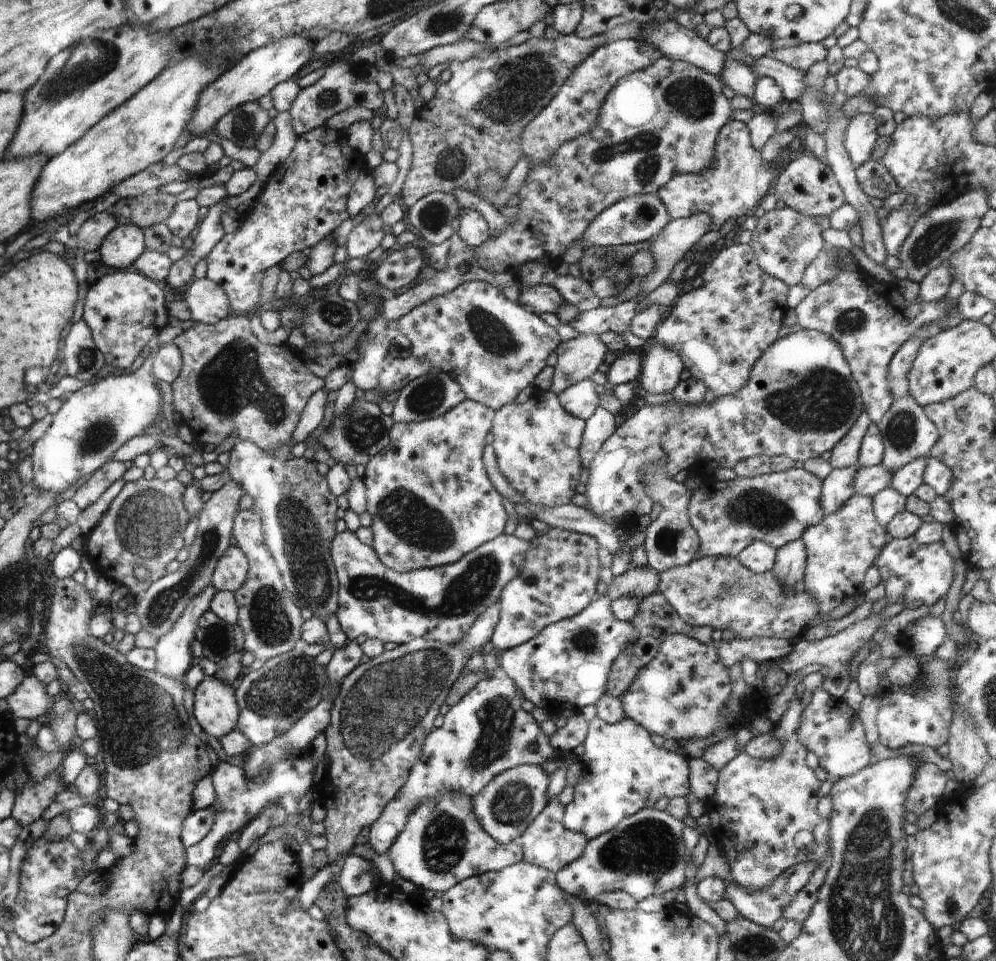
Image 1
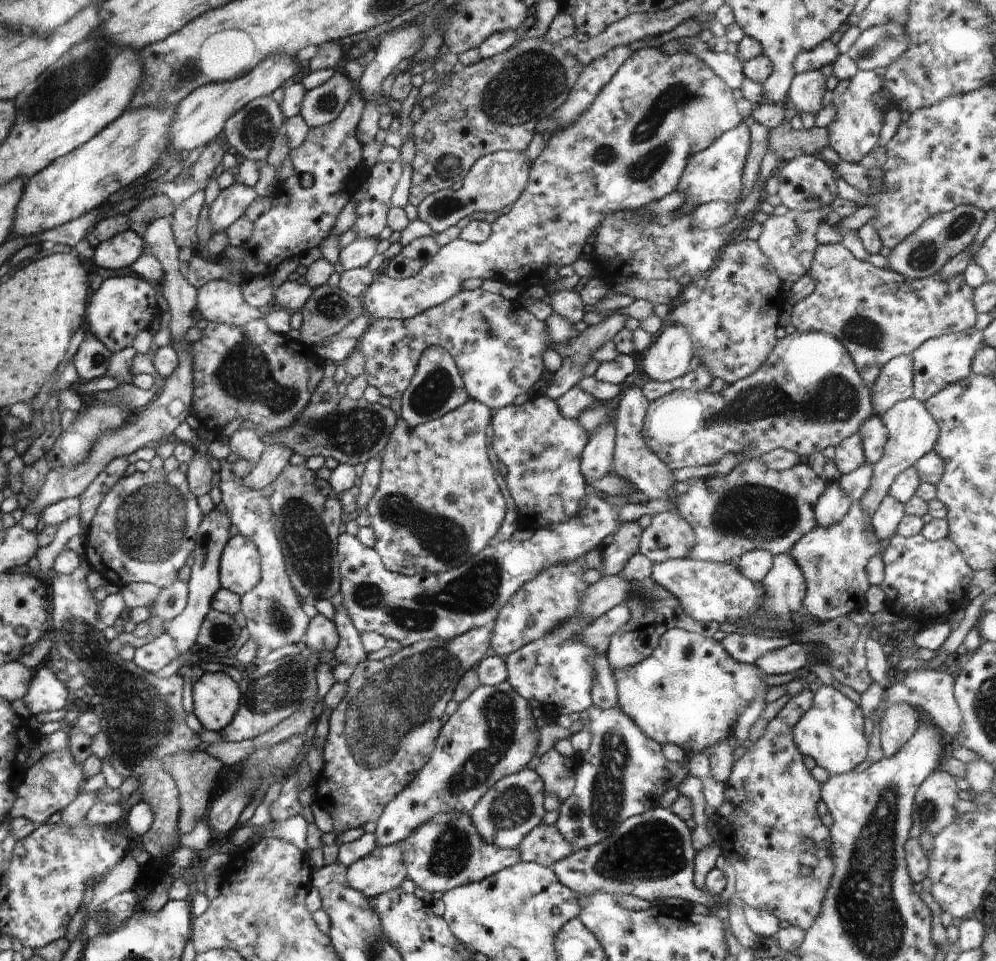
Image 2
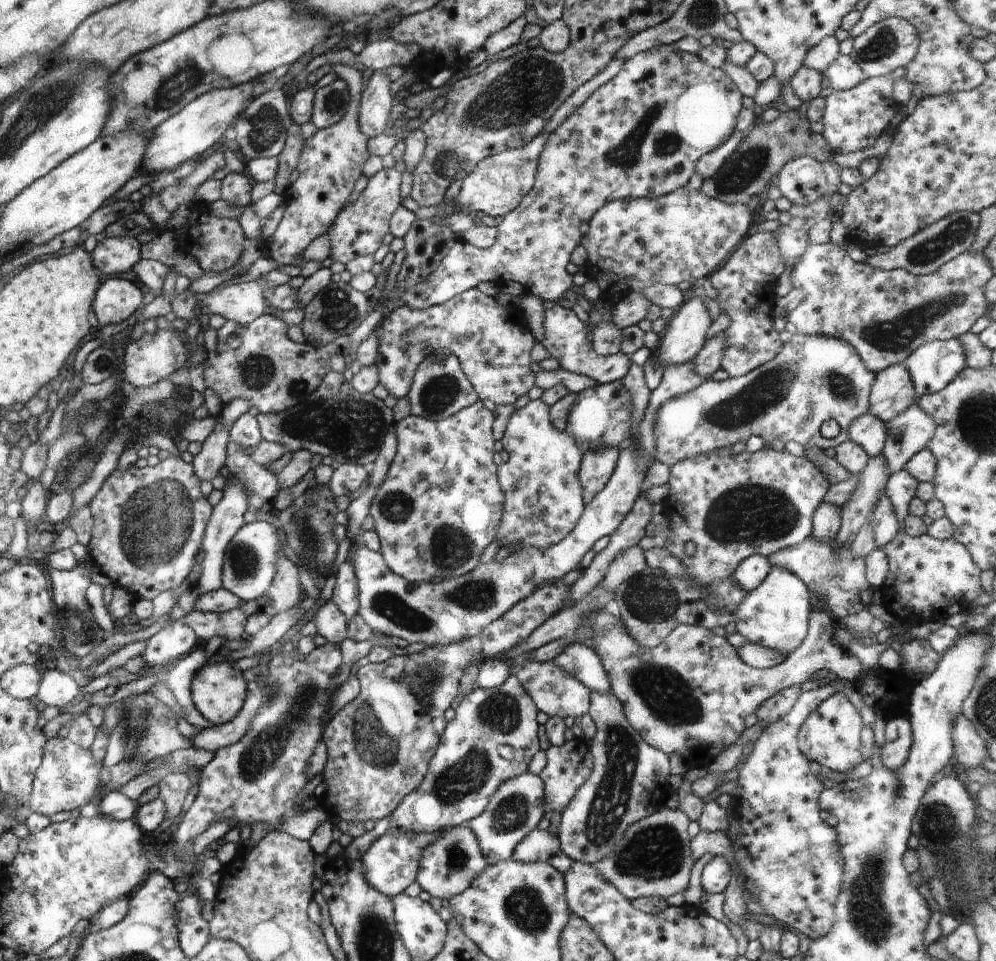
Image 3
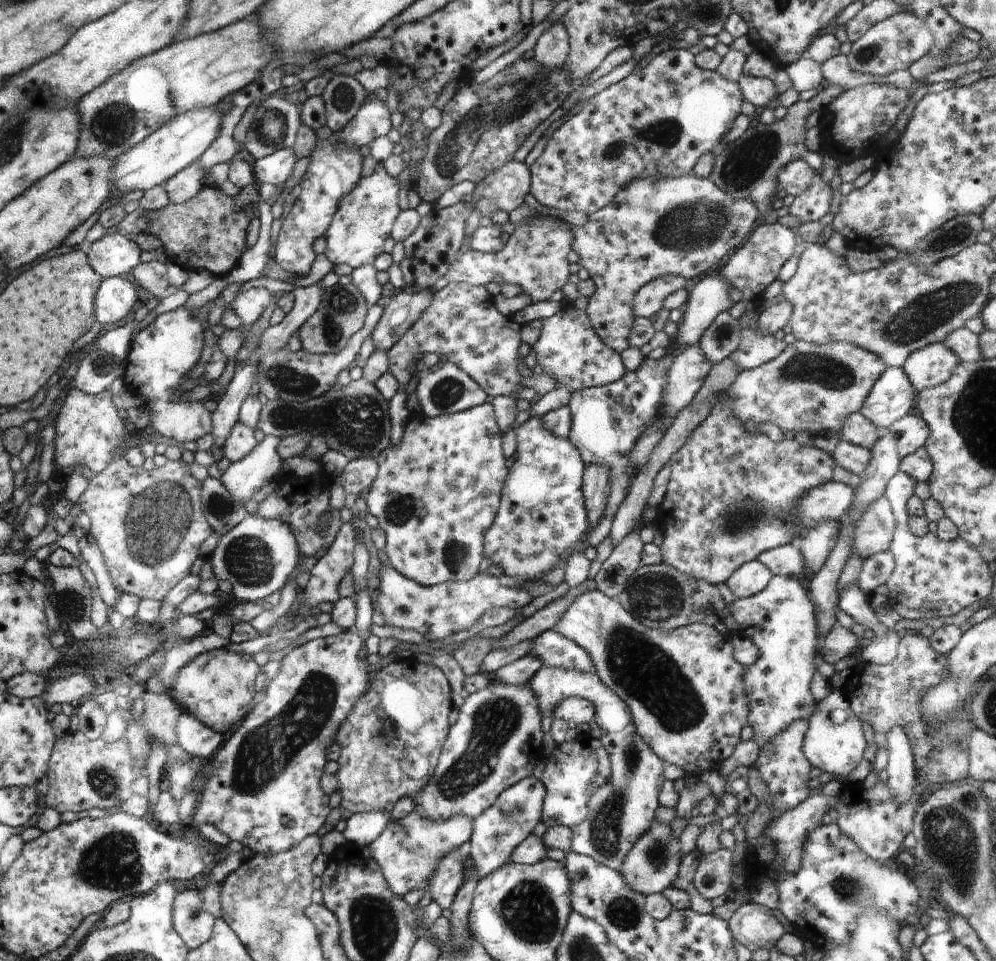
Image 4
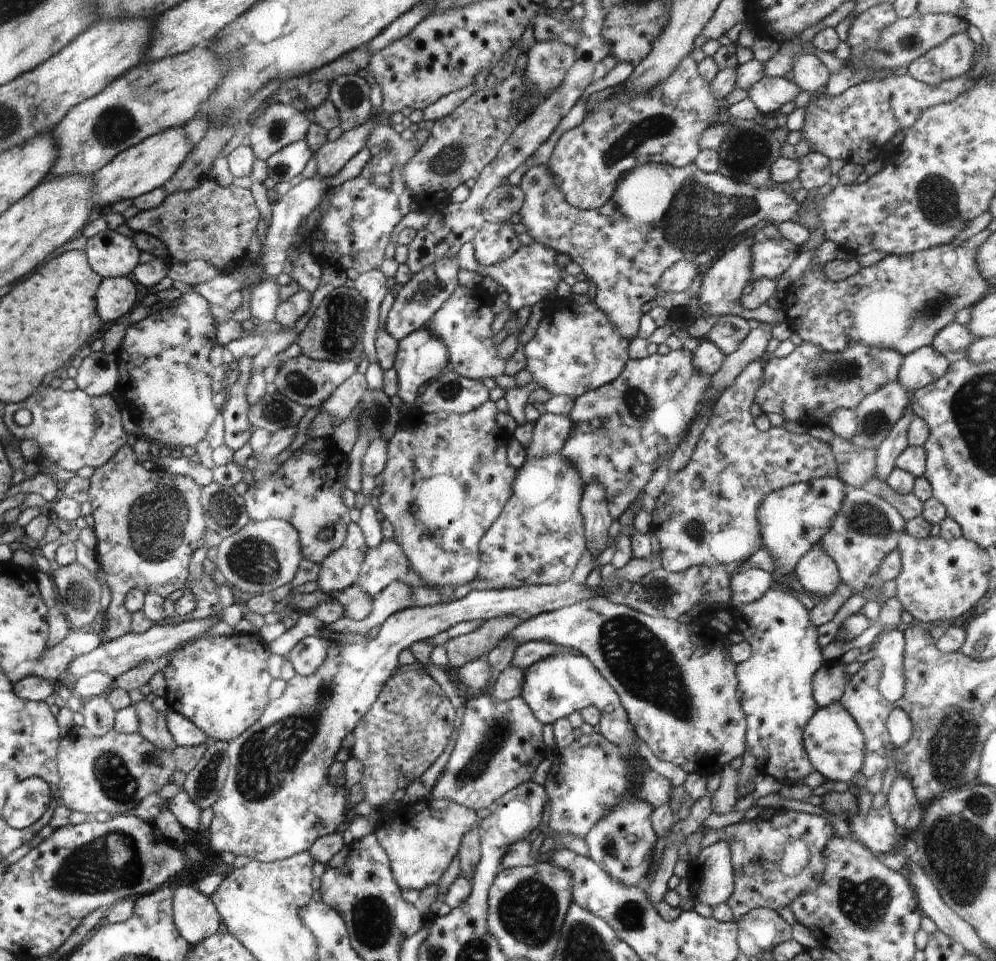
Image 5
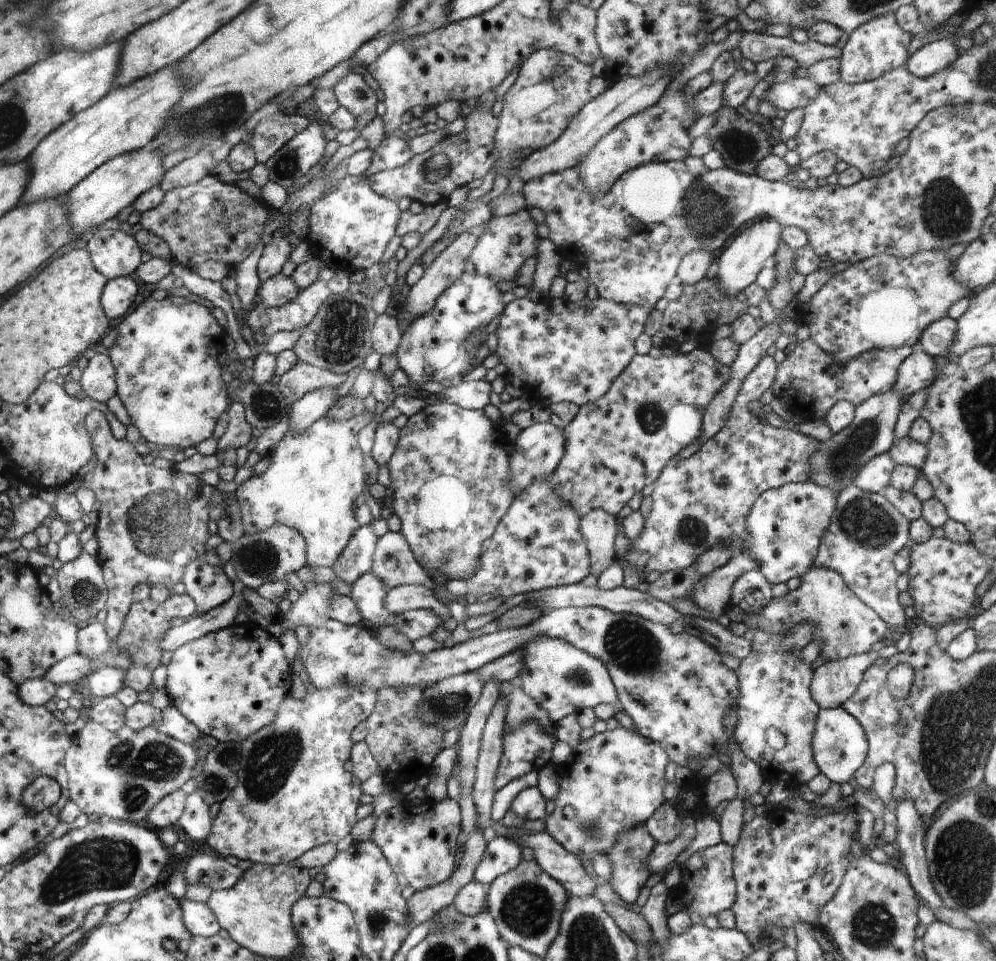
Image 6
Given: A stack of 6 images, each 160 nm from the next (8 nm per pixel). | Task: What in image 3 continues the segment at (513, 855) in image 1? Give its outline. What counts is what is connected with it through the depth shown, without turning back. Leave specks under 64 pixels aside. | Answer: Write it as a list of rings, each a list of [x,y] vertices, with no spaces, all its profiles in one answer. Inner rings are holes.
[[[465,825],[444,829],[441,837],[428,848],[421,856],[416,882],[432,897],[450,900],[466,890],[470,883],[488,866],[487,860],[481,851],[476,835]]]

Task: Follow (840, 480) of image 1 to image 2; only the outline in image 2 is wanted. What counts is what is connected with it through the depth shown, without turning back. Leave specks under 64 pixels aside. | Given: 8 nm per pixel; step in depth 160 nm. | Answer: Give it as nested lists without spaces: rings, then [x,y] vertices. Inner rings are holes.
[[[839,481],[828,484],[815,504],[815,519],[818,525],[829,527],[839,523],[849,511],[853,501],[839,487]]]

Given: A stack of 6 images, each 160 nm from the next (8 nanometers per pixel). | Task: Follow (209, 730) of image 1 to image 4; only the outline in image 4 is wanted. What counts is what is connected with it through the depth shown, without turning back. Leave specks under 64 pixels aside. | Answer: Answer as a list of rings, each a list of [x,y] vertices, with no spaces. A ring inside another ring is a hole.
[[[224,648],[212,649],[191,658],[172,678],[166,694],[179,706],[181,712],[186,712],[201,723],[208,725],[208,728],[217,733],[228,736],[243,720],[244,716],[253,708],[248,708],[254,698],[254,680],[261,672],[258,664],[254,662],[251,655],[241,655]]]

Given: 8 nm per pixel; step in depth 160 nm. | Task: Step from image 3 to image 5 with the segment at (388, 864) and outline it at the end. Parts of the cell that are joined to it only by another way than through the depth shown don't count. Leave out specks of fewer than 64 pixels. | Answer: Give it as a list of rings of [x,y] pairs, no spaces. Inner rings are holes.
[[[428,796],[414,804],[399,802],[393,810],[384,810],[373,833],[388,855],[396,884],[401,890],[420,892],[441,879],[448,864],[457,855],[461,840],[476,827],[479,817],[461,804]]]

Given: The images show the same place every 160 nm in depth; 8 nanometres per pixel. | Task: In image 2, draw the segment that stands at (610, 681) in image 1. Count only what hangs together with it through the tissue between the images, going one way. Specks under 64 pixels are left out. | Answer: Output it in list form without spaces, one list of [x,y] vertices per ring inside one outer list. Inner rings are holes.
[[[651,576],[645,581],[630,581],[629,591],[622,603],[629,608],[630,618],[611,636],[609,647],[605,652],[613,672],[617,668],[626,668],[648,658],[656,648],[660,637],[668,629],[680,627],[707,637],[712,637],[719,630],[720,624],[716,621],[698,622],[688,616],[676,596],[661,587]]]

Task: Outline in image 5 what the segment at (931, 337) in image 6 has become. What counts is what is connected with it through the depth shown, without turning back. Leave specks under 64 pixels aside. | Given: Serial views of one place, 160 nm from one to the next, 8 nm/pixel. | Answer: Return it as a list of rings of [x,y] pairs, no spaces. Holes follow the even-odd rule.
[[[955,320],[941,328],[932,339],[932,345],[949,363],[967,358],[968,347],[976,340],[968,327]]]

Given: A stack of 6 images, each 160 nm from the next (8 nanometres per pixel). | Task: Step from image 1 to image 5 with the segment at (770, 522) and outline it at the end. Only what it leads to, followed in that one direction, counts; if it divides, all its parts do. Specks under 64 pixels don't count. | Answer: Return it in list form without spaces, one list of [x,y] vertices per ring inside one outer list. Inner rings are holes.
[[[762,358],[750,362],[734,382],[721,392],[712,406],[707,427],[701,432],[689,463],[669,476],[664,490],[655,498],[650,531],[660,543],[661,551],[657,557],[666,570],[679,573],[693,566],[720,565],[730,575],[738,572],[739,566],[763,546],[758,510],[771,492],[794,483],[807,483],[820,477],[836,475],[837,462],[829,443],[809,433],[791,433],[783,427],[760,431],[754,425],[750,406],[755,402],[757,386],[761,383],[767,362]]]

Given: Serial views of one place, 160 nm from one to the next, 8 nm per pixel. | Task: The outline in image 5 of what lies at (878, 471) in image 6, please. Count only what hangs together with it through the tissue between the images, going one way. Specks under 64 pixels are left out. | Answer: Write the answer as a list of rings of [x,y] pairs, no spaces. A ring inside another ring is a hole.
[[[836,435],[829,445],[837,462],[836,476],[849,487],[860,488],[868,479],[874,478],[876,450],[855,447],[848,439]]]

